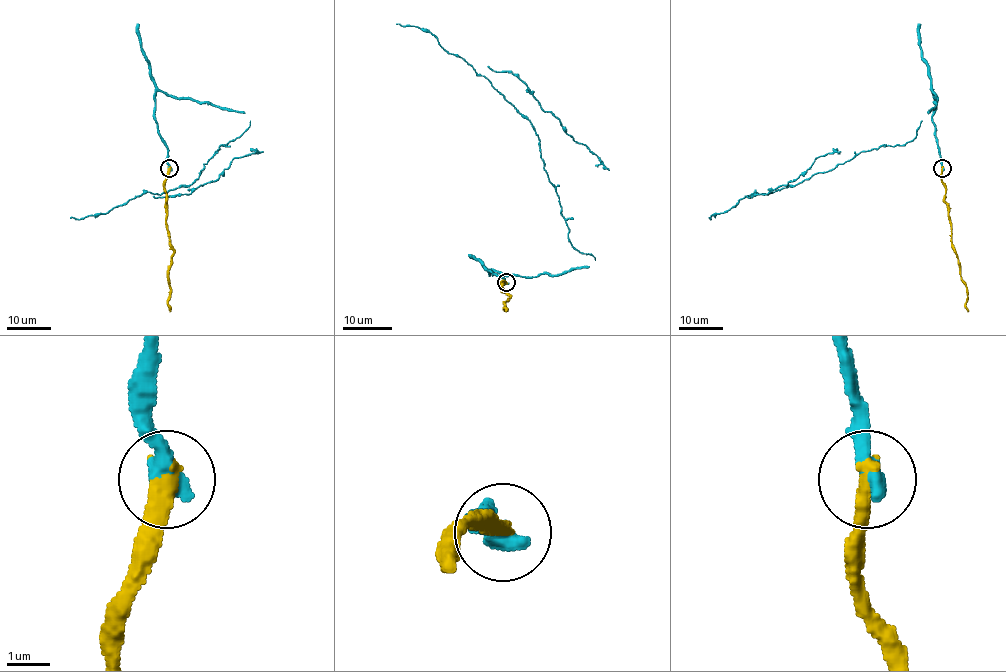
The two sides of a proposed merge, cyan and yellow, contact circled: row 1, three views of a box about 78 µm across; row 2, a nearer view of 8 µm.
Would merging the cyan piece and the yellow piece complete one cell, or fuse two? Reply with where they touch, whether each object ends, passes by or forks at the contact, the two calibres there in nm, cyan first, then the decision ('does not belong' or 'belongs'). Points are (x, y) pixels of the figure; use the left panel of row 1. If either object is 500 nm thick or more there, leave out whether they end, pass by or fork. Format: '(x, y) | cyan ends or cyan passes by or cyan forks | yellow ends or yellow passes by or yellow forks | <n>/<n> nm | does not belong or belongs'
(169, 168) | 550/480 nm | belongs

